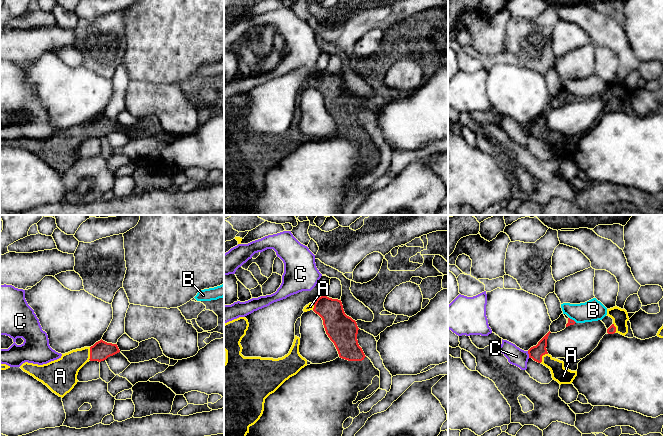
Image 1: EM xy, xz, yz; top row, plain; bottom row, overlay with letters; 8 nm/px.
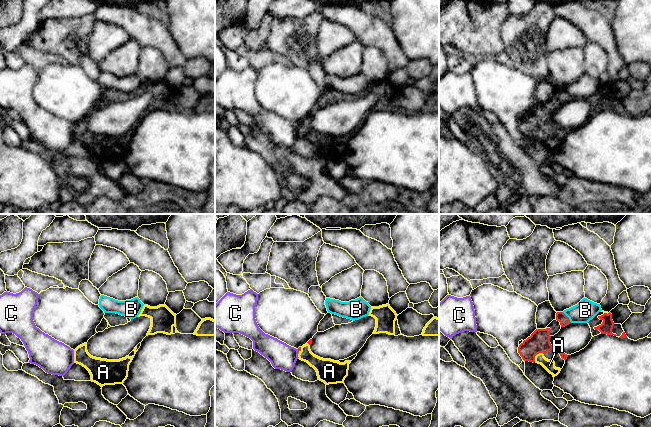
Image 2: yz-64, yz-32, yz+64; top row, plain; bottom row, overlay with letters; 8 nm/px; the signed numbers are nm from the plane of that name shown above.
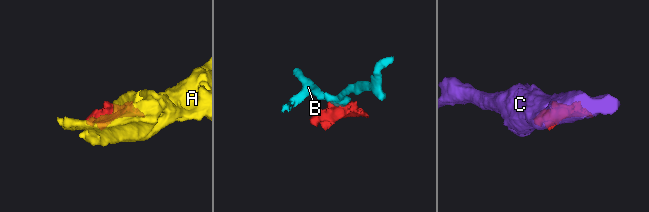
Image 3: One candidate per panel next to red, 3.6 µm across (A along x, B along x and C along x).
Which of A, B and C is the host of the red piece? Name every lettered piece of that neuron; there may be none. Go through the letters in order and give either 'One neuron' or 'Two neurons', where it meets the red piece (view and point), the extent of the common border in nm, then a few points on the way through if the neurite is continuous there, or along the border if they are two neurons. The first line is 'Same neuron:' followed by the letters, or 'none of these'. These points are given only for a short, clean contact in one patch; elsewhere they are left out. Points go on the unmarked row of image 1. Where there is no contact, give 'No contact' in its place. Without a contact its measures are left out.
Same neuron: A
A: One neuron. Touches red at xy (90, 129). Shared border 110 nm
B: Two neurons. Touches red at yz (573, 96). Shared border 80 nm. Boundary: yz (569, 93), (576, 98)
C: Two neurons. Touches red at yz (528, 129). Shared border 60 nm. Boundary: yz (527, 127), (529, 133)

